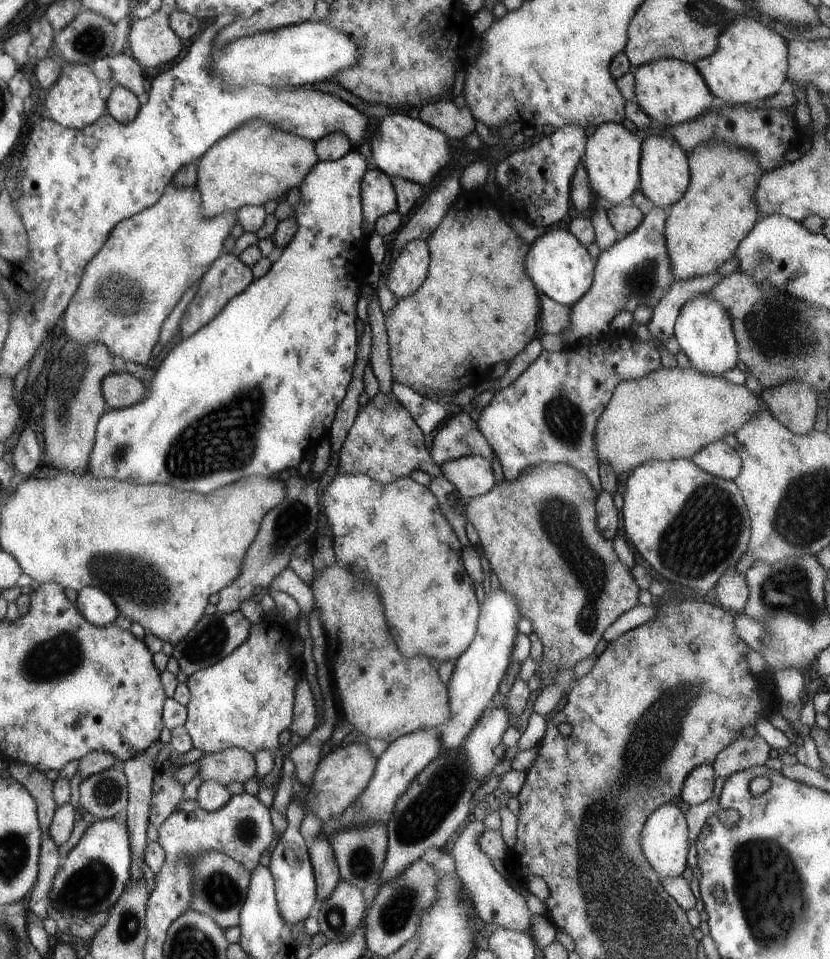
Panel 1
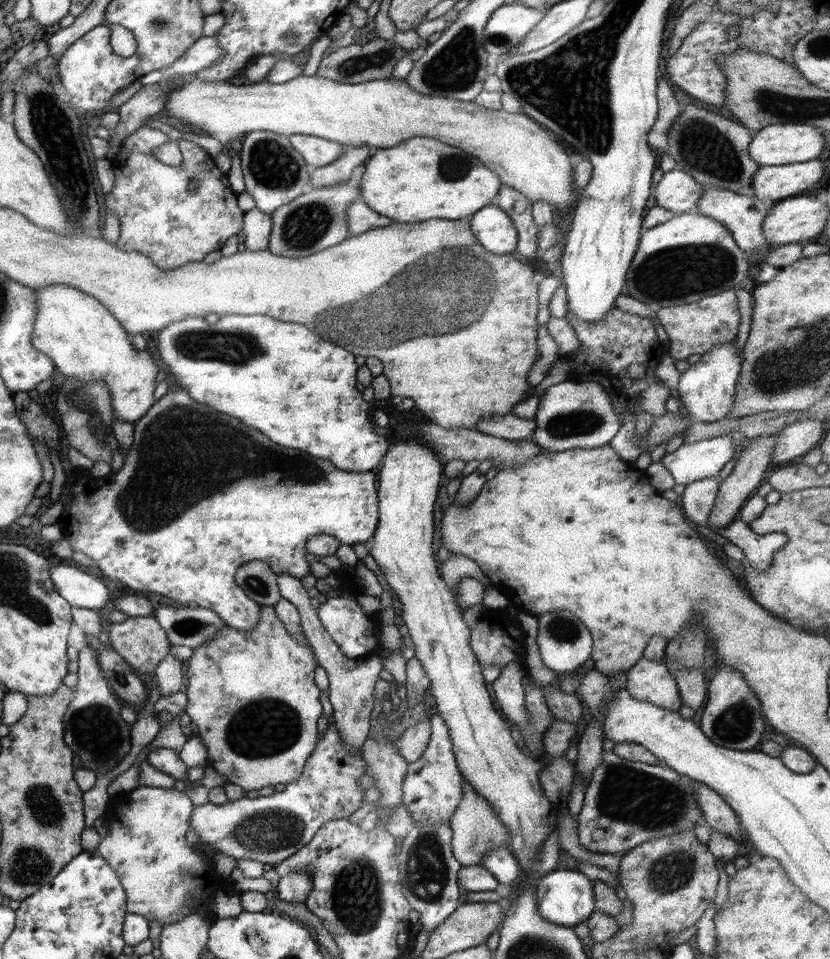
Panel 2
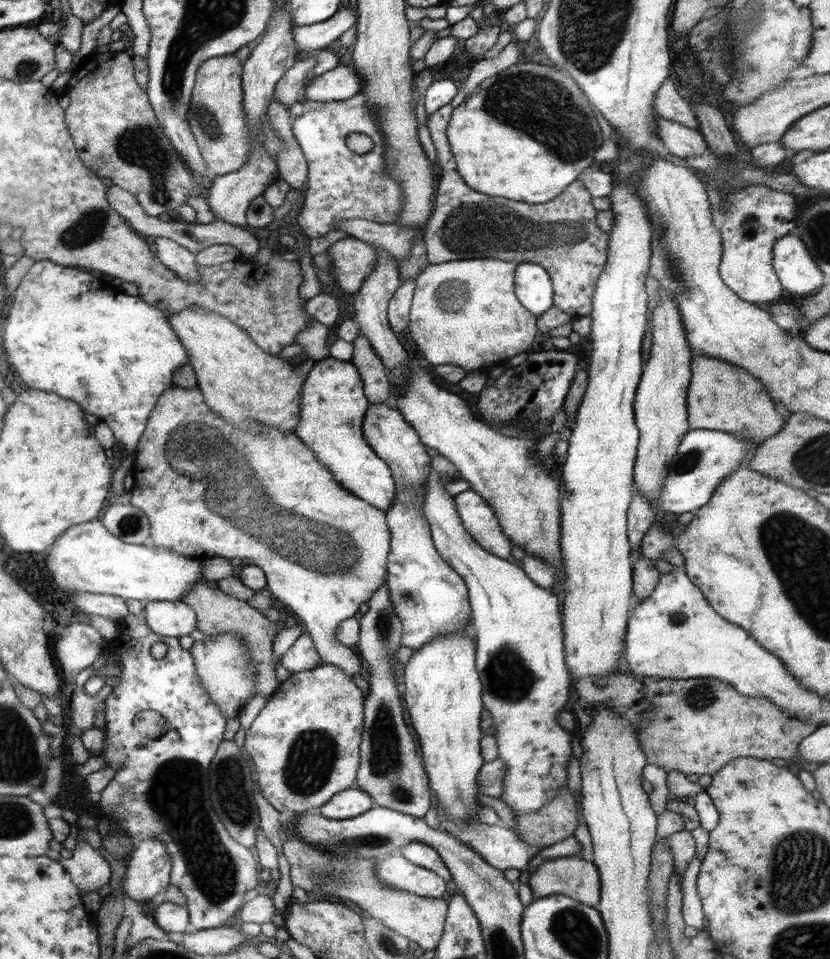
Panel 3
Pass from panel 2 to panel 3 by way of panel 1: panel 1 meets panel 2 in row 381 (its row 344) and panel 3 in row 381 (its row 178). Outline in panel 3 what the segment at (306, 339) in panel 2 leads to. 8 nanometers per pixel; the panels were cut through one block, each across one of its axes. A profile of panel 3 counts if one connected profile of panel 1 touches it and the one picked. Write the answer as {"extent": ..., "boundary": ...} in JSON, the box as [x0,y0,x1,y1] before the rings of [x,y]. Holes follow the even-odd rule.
{"extent":[292,357,394,512],"boundary":[[[326,357],[316,361],[302,382],[298,421],[292,432],[311,452],[314,452],[316,461],[322,464],[347,492],[364,500],[373,508],[385,512],[394,497],[394,482],[385,461],[373,452],[363,438],[361,425],[368,405],[357,369],[349,361]]]}

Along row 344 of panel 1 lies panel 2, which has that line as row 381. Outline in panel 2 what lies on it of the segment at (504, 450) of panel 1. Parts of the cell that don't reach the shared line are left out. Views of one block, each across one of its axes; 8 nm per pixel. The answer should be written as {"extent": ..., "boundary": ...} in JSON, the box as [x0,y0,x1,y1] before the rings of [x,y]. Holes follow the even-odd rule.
{"extent":[553,304,670,426],"boundary":[[[615,304],[598,321],[588,323],[569,312],[564,317],[575,332],[579,348],[569,354],[559,354],[553,363],[562,360],[568,364],[571,372],[569,379],[595,382],[603,388],[618,418],[618,426],[624,421],[621,412],[634,416],[644,412],[652,417],[666,413],[665,400],[670,397],[669,388],[653,374],[666,348],[657,340],[651,320],[624,312]]]}

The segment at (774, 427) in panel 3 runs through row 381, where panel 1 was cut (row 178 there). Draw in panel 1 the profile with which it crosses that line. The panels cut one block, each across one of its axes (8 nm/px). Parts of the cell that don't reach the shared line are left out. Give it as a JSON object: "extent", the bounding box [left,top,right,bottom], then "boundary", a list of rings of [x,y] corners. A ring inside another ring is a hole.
{"extent":[664,140,763,280],"boundary":[[[709,140],[699,144],[687,156],[689,167],[689,184],[680,199],[668,208],[664,220],[664,240],[669,256],[669,268],[674,280],[685,280],[691,277],[714,273],[727,258],[735,254],[739,240],[751,230],[757,222],[757,206],[753,202],[753,192],[757,188],[757,180],[763,176],[759,162],[743,148],[733,148],[725,142]]]}

